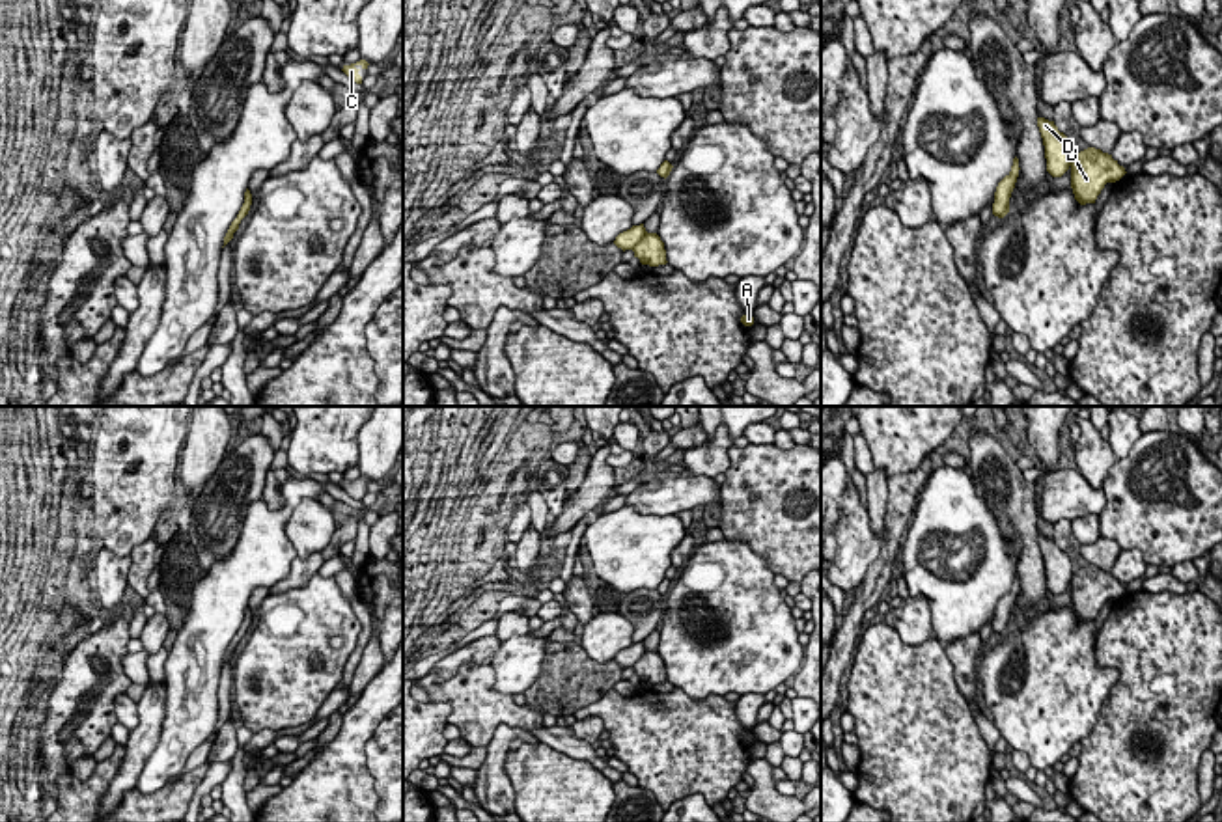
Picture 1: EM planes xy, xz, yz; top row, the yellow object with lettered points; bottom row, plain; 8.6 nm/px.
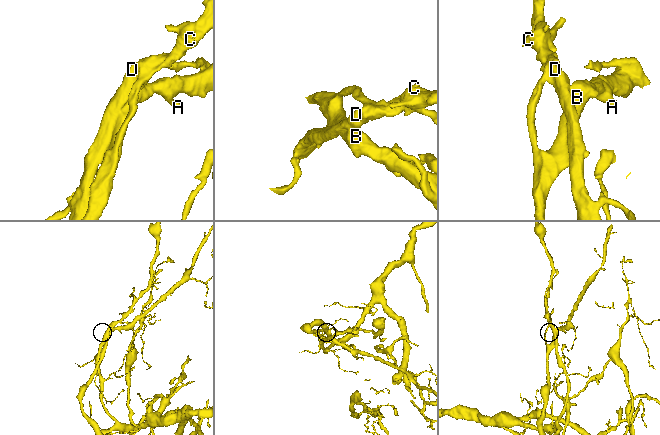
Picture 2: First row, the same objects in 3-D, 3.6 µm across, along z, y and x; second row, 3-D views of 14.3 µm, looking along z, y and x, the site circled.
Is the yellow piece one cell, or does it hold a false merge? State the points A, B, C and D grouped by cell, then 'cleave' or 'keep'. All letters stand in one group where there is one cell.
groups A B / C D; cleave

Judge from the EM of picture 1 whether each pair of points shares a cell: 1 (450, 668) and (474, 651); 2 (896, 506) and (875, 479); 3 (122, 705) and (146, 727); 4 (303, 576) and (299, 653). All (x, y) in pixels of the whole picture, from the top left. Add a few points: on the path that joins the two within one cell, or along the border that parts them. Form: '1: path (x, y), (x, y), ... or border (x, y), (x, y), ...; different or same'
1: path (456, 662), (469, 653); same
2: border (887, 478), (887, 513), (881, 535); different
3: border (138, 703), (138, 724), (131, 731); different
4: border (316, 573), (303, 586), (271, 595); different

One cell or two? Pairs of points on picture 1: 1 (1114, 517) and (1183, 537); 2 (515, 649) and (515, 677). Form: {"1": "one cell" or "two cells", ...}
{"1": "one cell", "2": "one cell"}

